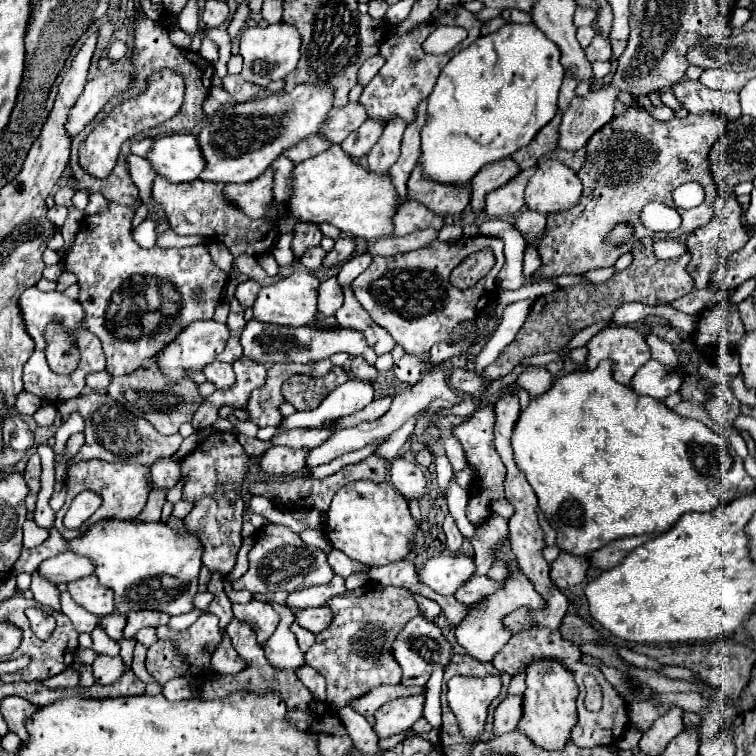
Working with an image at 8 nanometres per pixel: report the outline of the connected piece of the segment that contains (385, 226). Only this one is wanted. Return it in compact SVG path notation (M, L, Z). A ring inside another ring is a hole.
M334 144L326 152L296 164L288 208L298 220L314 224L328 222L346 236L372 242L392 234L392 216L400 204L402 200L396 196L396 188L392 188L392 180L388 180L386 172L380 172L380 176L368 172L366 166L354 162L338 144Z

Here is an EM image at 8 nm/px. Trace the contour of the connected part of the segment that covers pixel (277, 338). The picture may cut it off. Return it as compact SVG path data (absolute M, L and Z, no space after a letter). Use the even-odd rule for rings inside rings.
M248 320L244 326L244 332L240 336L244 356L260 362L260 364L274 364L274 362L312 362L328 358L336 352L346 352L352 356L360 356L368 360L368 364L376 362L376 354L372 348L368 348L362 334L348 330L348 328L332 328L332 330L320 330L320 328L288 328L288 326L276 326L276 324L264 324L260 320Z

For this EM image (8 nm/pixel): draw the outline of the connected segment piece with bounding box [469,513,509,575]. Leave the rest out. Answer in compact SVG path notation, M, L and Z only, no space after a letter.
M496 513L476 528L476 536L469 540L474 549L475 575L485 575L495 561L495 554L509 536L508 520Z

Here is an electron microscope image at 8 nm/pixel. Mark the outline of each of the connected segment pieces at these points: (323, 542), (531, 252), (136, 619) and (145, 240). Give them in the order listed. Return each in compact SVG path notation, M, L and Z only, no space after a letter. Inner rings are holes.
M306 530L306 532L302 532L302 534L300 534L300 538L302 538L306 544L320 546L326 554L330 554L330 552L332 552L332 544L328 544L328 540L326 540L324 532L320 532L320 530Z
M526 248L524 252L524 274L530 276L538 266L538 252L536 248Z
M138 610L128 614L128 624L124 628L124 638L134 638L140 628L146 626L164 626L168 624L170 616L166 612L152 612L152 610Z
M146 218L142 224L138 224L134 228L134 240L142 246L142 248L152 248L156 244L156 220Z

